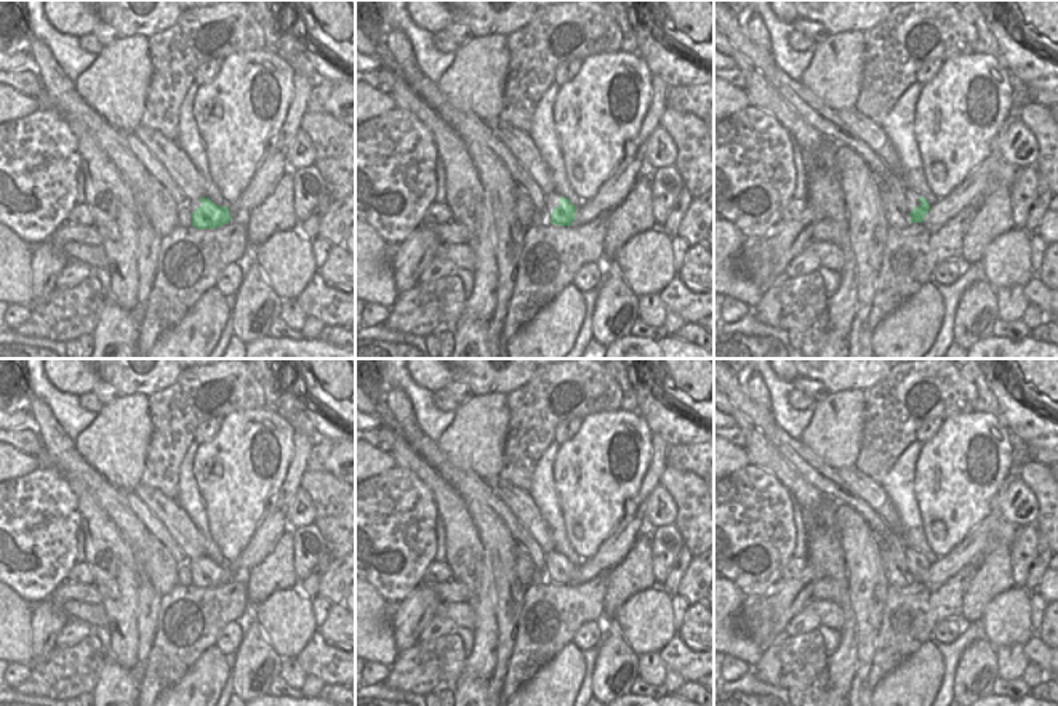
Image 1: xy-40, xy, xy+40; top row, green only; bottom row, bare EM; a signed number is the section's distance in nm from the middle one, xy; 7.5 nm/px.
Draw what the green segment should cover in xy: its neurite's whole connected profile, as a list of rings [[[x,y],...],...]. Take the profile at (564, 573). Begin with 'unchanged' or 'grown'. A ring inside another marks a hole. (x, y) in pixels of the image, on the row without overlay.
unchanged; [[[560,556],[559,562],[560,564],[555,565],[551,573],[551,583],[571,584],[571,581],[575,580],[576,565],[571,564],[565,556]]]

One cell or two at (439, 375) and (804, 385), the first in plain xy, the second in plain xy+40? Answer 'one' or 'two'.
two

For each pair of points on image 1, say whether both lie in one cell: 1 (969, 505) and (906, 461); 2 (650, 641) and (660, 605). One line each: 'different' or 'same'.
1: different
2: same

